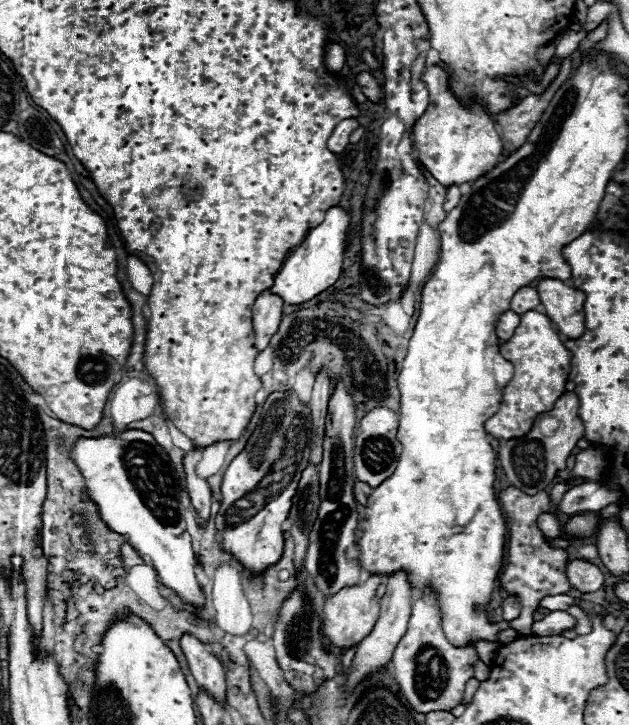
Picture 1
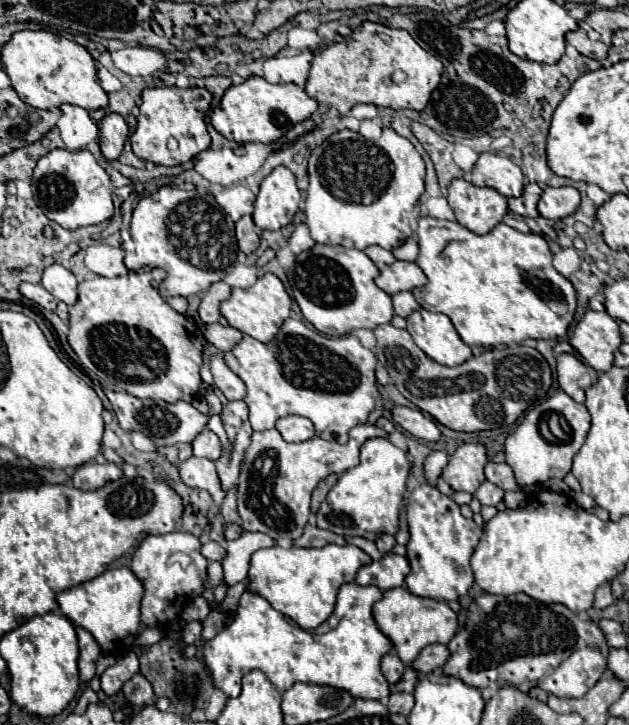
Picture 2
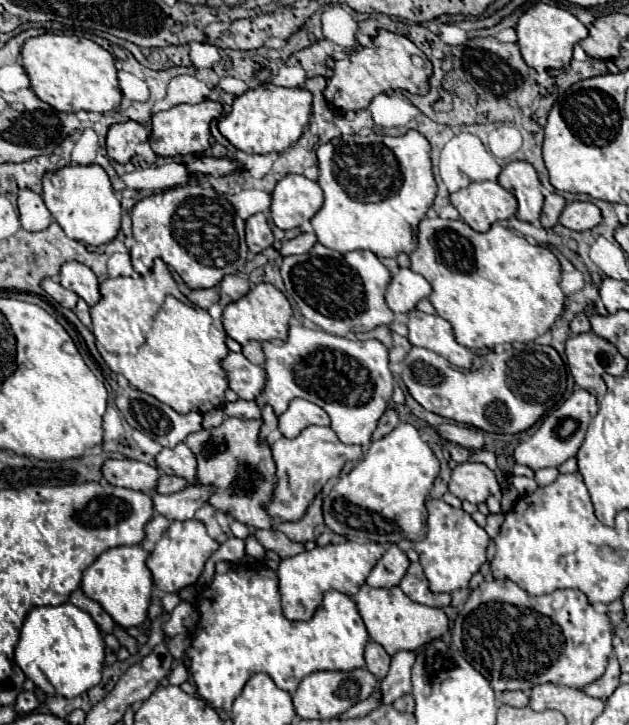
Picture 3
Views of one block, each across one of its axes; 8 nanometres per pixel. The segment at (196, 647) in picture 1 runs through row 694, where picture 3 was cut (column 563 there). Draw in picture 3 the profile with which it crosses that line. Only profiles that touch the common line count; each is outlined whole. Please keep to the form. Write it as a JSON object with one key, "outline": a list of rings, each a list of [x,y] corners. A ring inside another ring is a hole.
{"outline":[[[572,202],[560,214],[560,224],[576,232],[592,230],[600,222],[602,222],[602,212],[592,202]]]}

